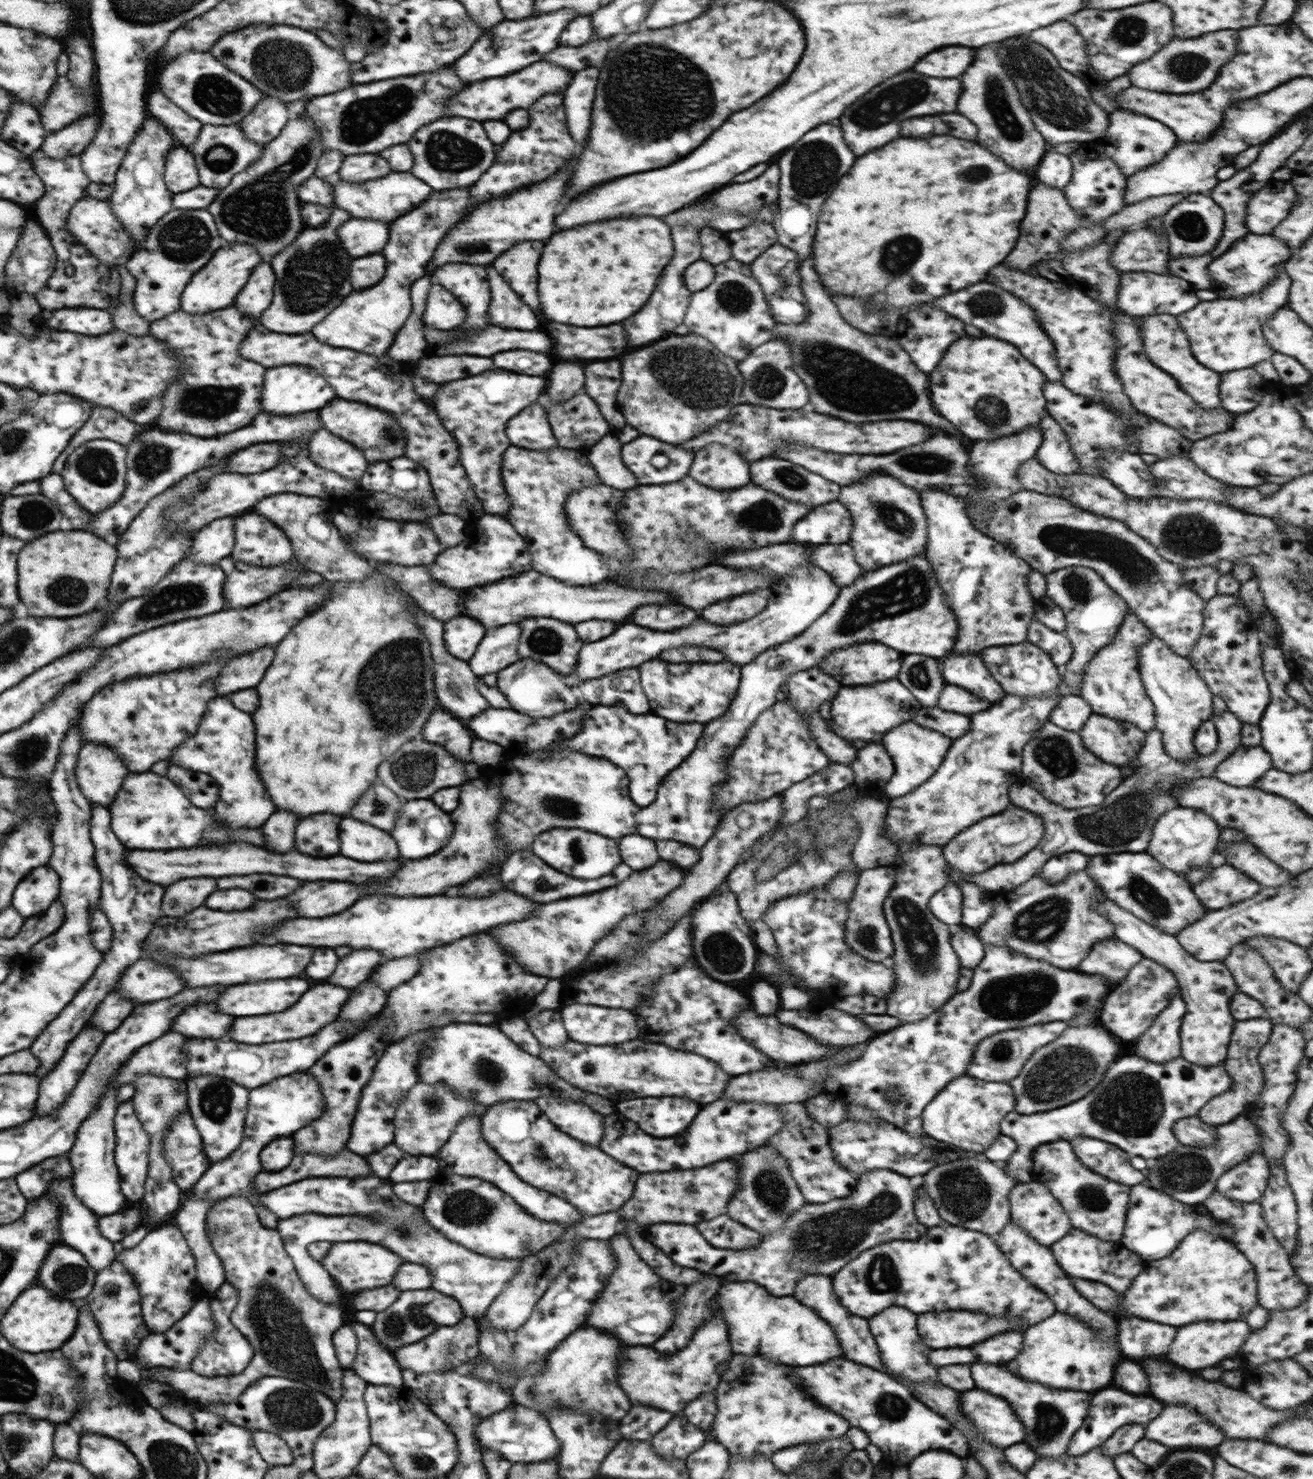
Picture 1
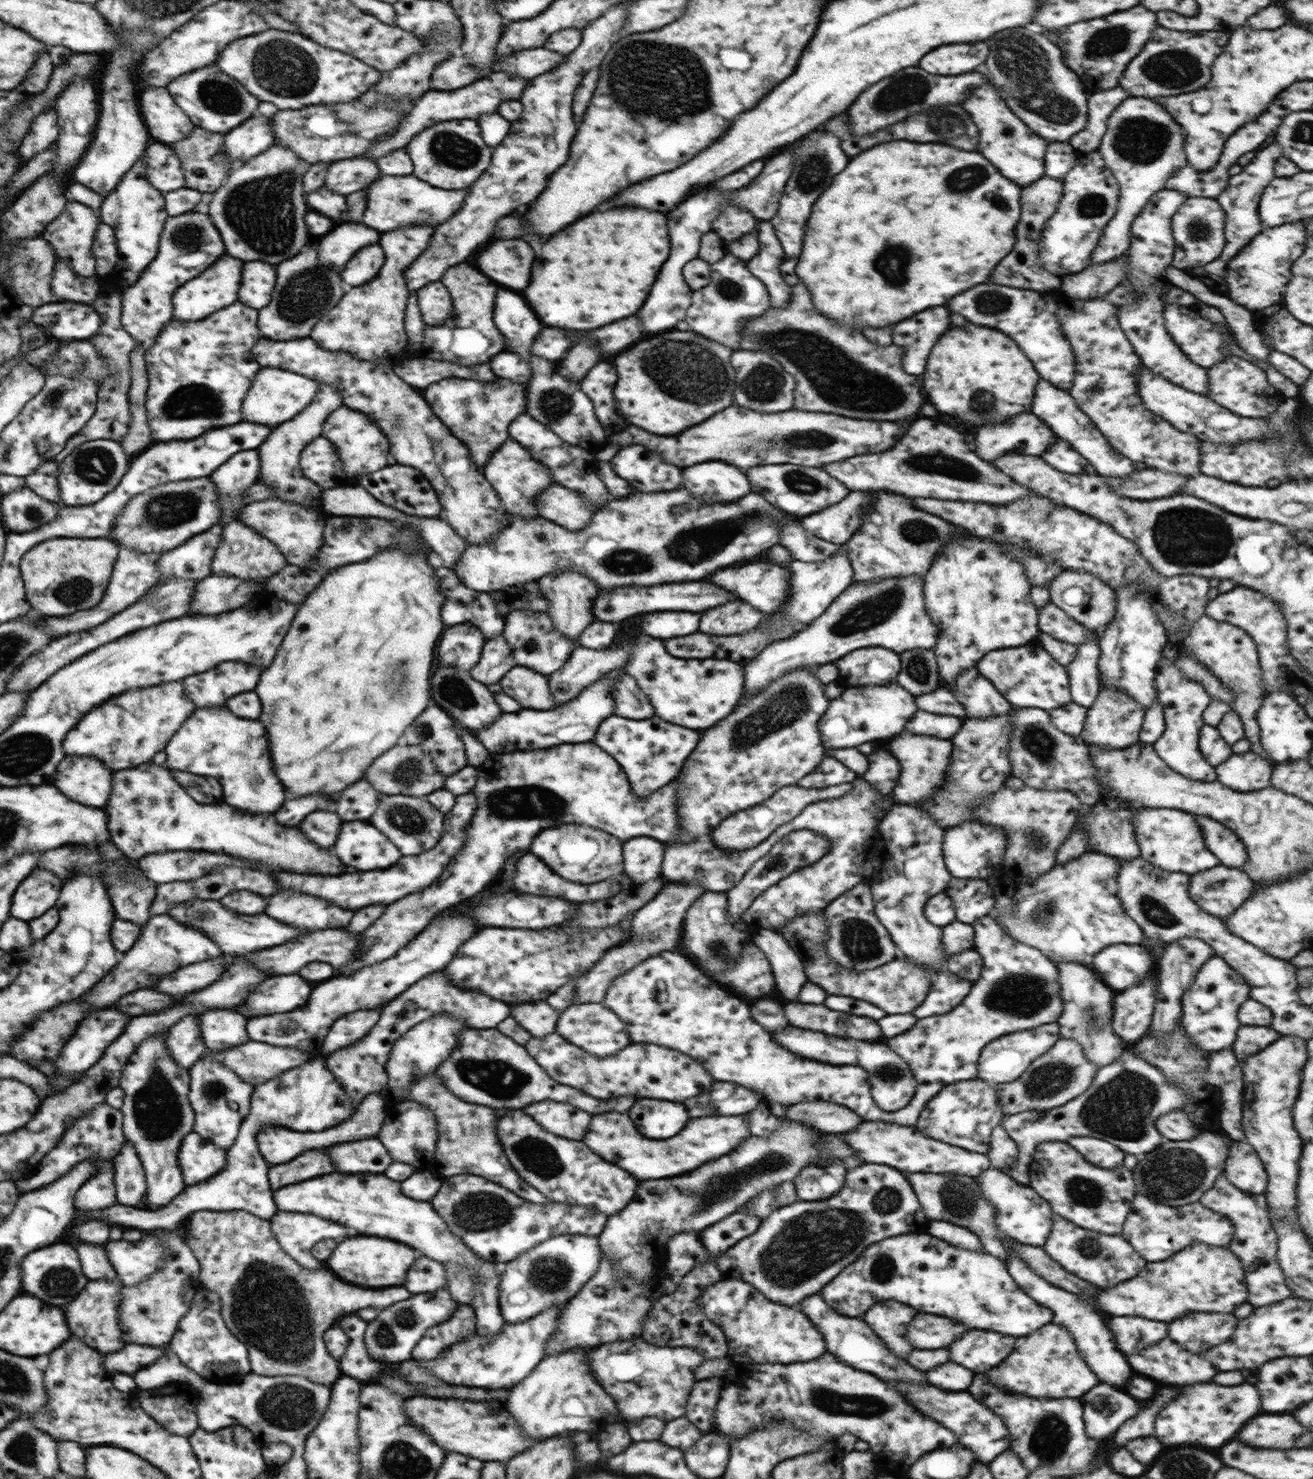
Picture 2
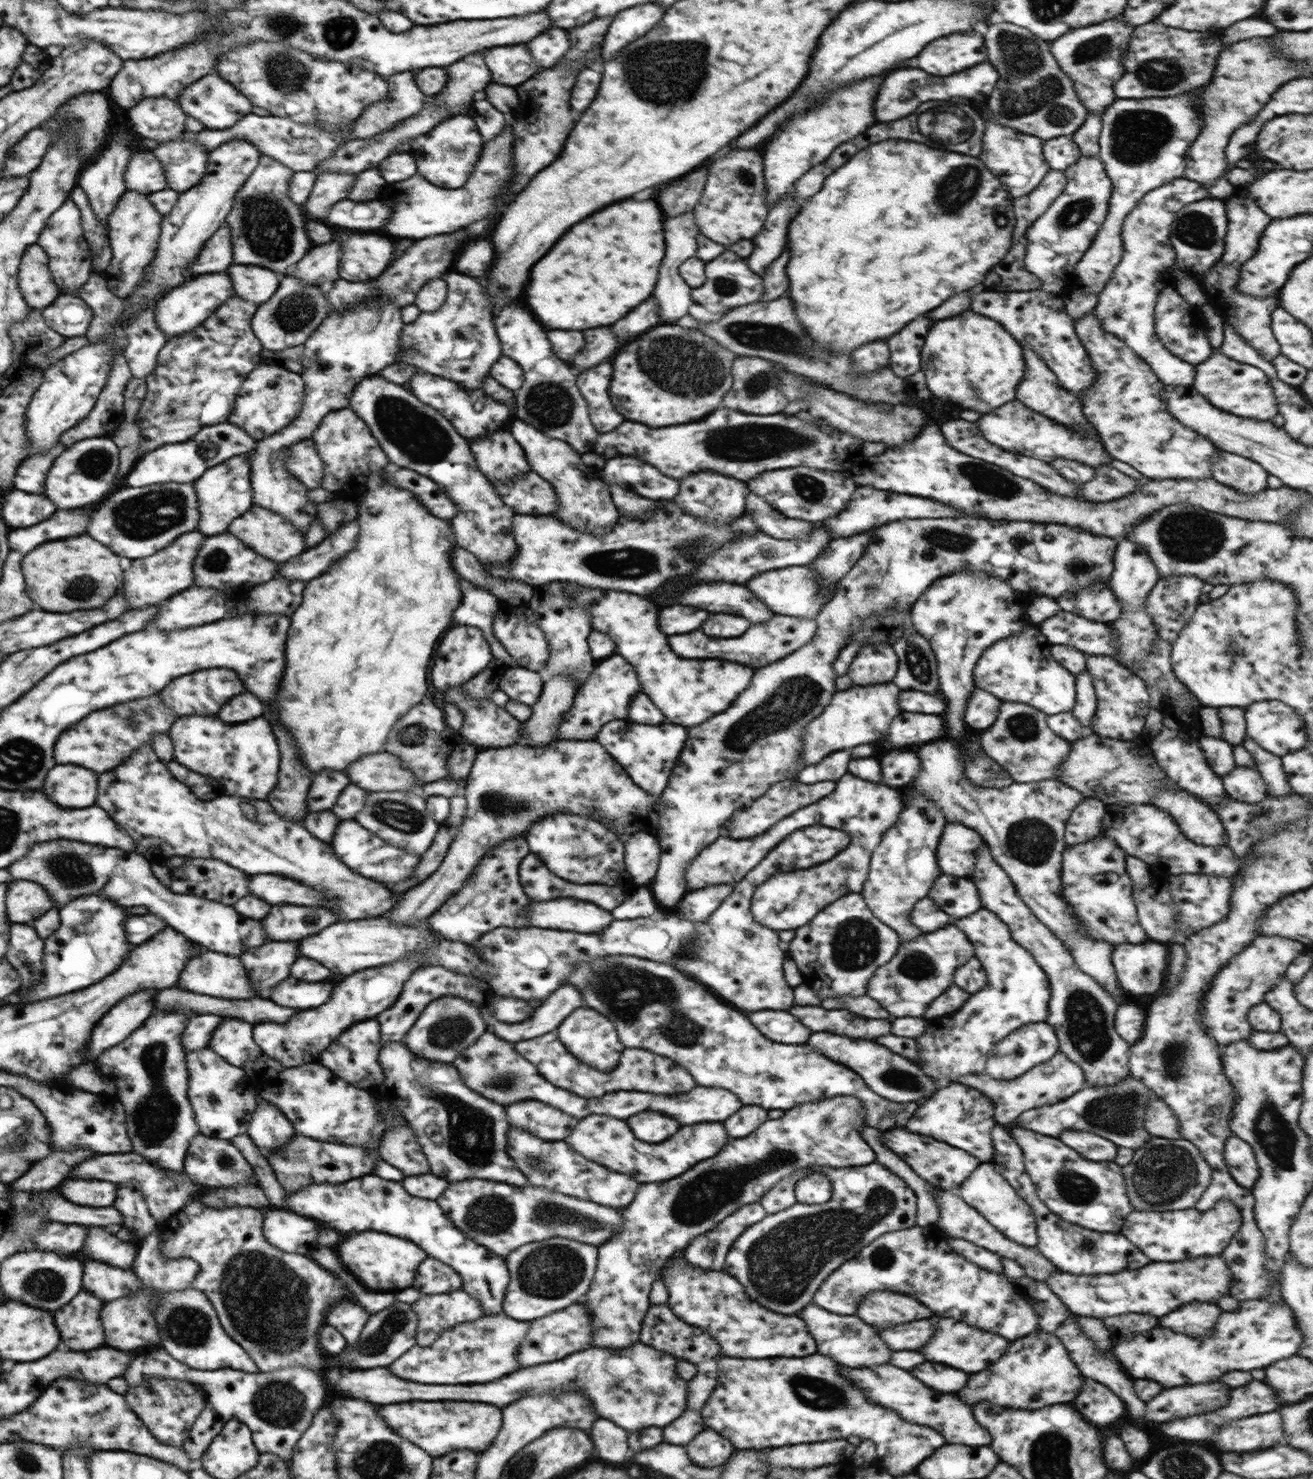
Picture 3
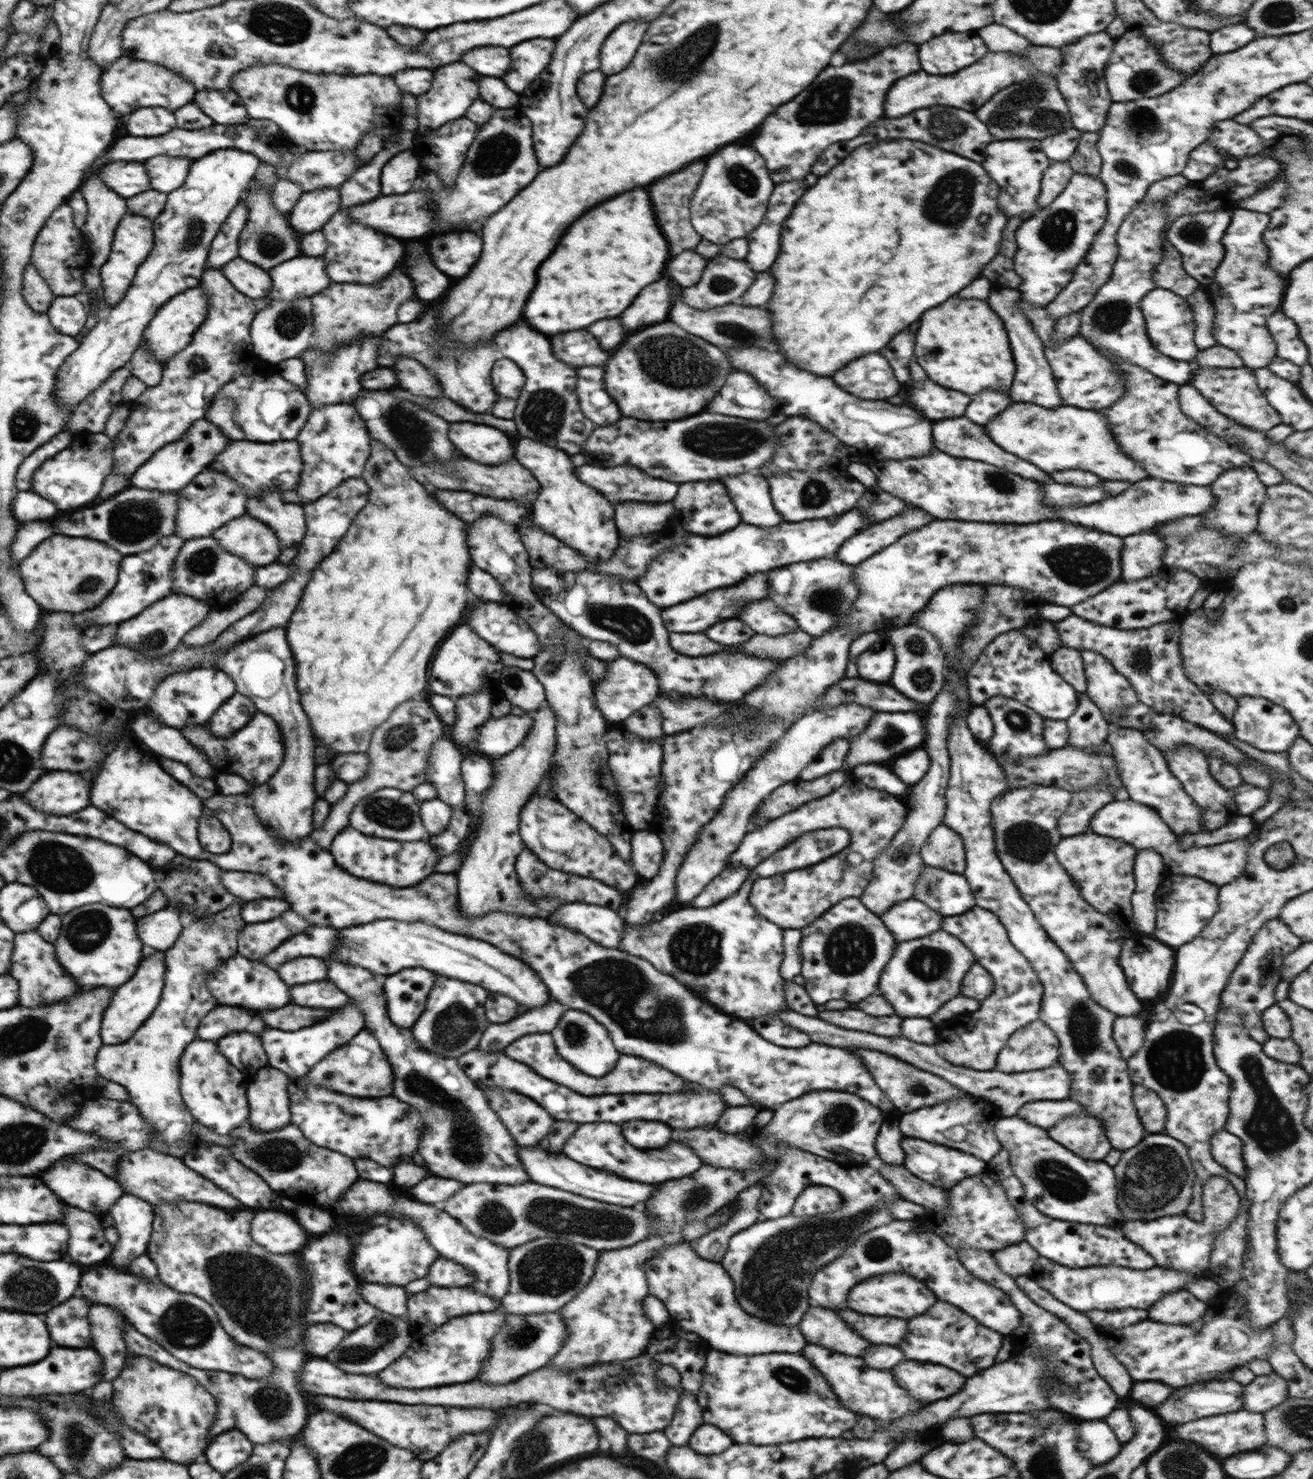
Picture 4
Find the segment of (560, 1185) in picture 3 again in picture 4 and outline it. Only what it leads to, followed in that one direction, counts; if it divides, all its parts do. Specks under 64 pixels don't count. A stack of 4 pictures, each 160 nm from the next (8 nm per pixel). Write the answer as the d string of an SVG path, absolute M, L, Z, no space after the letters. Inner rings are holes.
M522 1146L522 1148L518 1148L518 1157L531 1182L558 1188L565 1192L572 1192L572 1194L608 1204L623 1207L641 1207L644 1202L647 1202L652 1197L652 1193L656 1190L656 1186L652 1186L652 1184L640 1184L640 1182L632 1182L632 1180L622 1180L620 1176L608 1174L608 1172L598 1172L594 1168L586 1168L584 1164L578 1164L578 1162L570 1160L564 1154L546 1154L538 1146L528 1146L528 1148Z

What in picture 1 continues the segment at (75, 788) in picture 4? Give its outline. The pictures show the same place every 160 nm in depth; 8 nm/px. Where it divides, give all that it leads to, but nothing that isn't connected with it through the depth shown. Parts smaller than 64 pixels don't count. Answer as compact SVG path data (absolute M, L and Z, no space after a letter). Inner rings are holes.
M86 743L79 752L76 777L83 795L91 801L91 804L100 804L100 806L107 808L117 798L119 790L122 788L122 783L128 774L130 774L130 770L123 763L118 753L106 745Z

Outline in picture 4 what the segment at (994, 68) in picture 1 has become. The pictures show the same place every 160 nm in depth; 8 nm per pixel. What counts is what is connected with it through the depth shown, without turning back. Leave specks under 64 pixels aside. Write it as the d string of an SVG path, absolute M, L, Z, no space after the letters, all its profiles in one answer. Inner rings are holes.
M1022 139L996 140L986 148L988 156L981 165L986 168L988 176L1001 187L998 206L1008 218L1016 216L1021 221L1038 212L1036 201L1040 195L1042 177L1052 161L1040 150L1040 147L1041 140Z

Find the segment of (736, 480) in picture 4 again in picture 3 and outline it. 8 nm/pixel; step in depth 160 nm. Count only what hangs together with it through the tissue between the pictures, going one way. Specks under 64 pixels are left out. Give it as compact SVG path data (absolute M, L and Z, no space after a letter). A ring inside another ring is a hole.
M748 491L745 498L745 512L757 524L757 530L780 540L811 539L814 523L796 521L777 511L765 498Z

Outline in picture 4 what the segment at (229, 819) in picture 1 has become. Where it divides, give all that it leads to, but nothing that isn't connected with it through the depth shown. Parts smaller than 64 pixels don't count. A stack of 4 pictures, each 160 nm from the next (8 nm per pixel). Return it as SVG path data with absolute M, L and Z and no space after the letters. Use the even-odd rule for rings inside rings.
M258 712L254 715L244 728L234 732L234 735L226 738L214 737L209 727L205 724L189 724L180 728L182 735L194 748L204 751L208 760L216 766L218 772L226 774L239 774L249 782L252 790L268 782L272 775L279 769L285 757L284 742L280 736L281 730L277 722L271 716Z

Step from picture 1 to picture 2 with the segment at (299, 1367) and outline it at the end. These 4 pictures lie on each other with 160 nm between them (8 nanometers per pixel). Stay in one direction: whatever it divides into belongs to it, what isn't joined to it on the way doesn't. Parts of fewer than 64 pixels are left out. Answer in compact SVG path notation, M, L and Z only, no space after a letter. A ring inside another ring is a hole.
M230 1210L230 1211L198 1211L190 1214L187 1219L188 1227L190 1227L190 1234L185 1242L190 1245L199 1259L199 1264L202 1266L201 1285L203 1289L209 1292L214 1292L220 1295L221 1301L221 1315L224 1324L228 1330L236 1336L240 1342L244 1342L249 1352L249 1361L251 1364L251 1372L260 1376L303 1376L305 1379L311 1380L313 1383L332 1386L335 1380L340 1377L339 1361L336 1360L327 1349L327 1345L323 1341L324 1331L328 1328L336 1326L337 1322L346 1315L356 1314L361 1308L388 1308L390 1304L396 1304L400 1300L408 1300L408 1296L412 1296L406 1288L402 1286L398 1288L386 1288L386 1290L364 1290L352 1284L342 1282L340 1278L336 1278L330 1270L326 1268L318 1268L318 1270L310 1270L298 1264L281 1246L278 1244L274 1233L271 1230L271 1223L269 1220L262 1220L258 1216L254 1216L251 1212L245 1210Z

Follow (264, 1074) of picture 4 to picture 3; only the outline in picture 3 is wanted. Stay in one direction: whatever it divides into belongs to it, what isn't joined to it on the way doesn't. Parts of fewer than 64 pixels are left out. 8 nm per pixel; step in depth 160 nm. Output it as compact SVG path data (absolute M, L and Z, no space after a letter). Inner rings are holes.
M261 1096L257 1099L246 1133L257 1147L265 1148L268 1152L276 1152L296 1134L284 1113Z

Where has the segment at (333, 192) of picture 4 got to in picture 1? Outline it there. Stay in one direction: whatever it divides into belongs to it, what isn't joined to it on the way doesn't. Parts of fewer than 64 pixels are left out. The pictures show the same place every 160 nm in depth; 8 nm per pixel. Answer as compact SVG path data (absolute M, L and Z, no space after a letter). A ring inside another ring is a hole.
M354 154L344 157L336 175L348 182L364 182L388 172L392 172L390 163L379 154Z

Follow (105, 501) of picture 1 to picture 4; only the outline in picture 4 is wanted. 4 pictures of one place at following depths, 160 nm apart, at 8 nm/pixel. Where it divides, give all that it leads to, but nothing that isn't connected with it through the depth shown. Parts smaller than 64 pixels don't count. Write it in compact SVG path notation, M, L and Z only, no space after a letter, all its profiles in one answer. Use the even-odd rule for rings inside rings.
M106 433L84 434L80 440L74 440L69 447L58 451L52 458L44 461L32 476L32 490L40 492L40 496L48 496L48 500L56 500L60 510L82 508L94 502L102 490L104 479L114 472L115 441Z

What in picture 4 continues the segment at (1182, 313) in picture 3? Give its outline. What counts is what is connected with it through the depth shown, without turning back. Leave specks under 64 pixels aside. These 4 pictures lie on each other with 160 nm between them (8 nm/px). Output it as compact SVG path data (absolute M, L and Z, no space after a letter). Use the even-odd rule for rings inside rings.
M1156 287L1147 292L1140 301L1139 309L1143 312L1148 339L1158 352L1174 360L1190 362L1199 354L1200 350L1194 344L1195 322L1192 309L1184 297L1165 288Z

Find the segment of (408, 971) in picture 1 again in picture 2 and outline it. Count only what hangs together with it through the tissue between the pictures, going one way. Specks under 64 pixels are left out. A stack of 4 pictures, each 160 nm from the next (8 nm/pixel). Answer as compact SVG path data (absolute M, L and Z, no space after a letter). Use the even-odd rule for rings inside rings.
M448 913L438 919L434 919L428 926L419 932L408 944L405 944L396 956L388 960L367 966L364 970L356 972L354 976L340 976L324 982L322 986L316 986L310 994L310 1000L306 1004L306 1014L302 1010L284 1012L284 1014L272 1014L272 1016L260 1016L248 1020L248 1036L256 1042L276 1044L276 1046L290 1046L300 1048L304 1052L312 1052L312 1048L320 1048L324 1042L324 1036L328 1034L328 1028L342 1018L344 1014L356 1012L356 1010L370 1010L370 1008L386 1005L411 987L424 975L430 975L442 971L456 950L464 944L465 940L472 938L480 929L466 913Z

